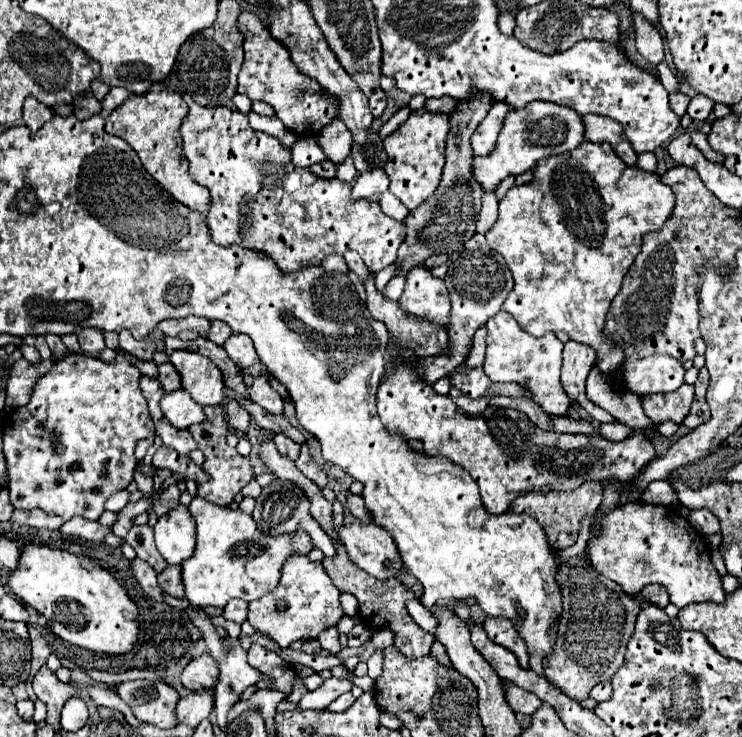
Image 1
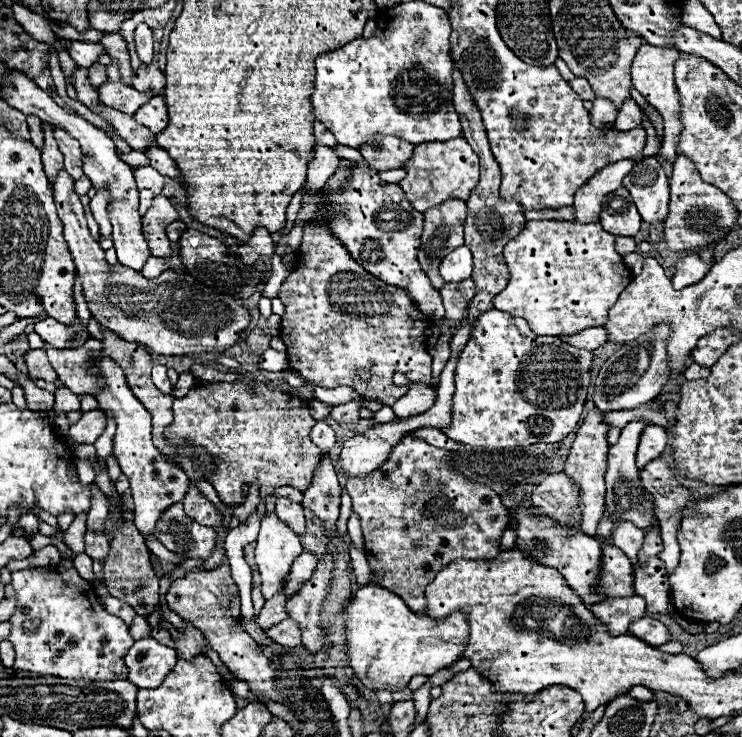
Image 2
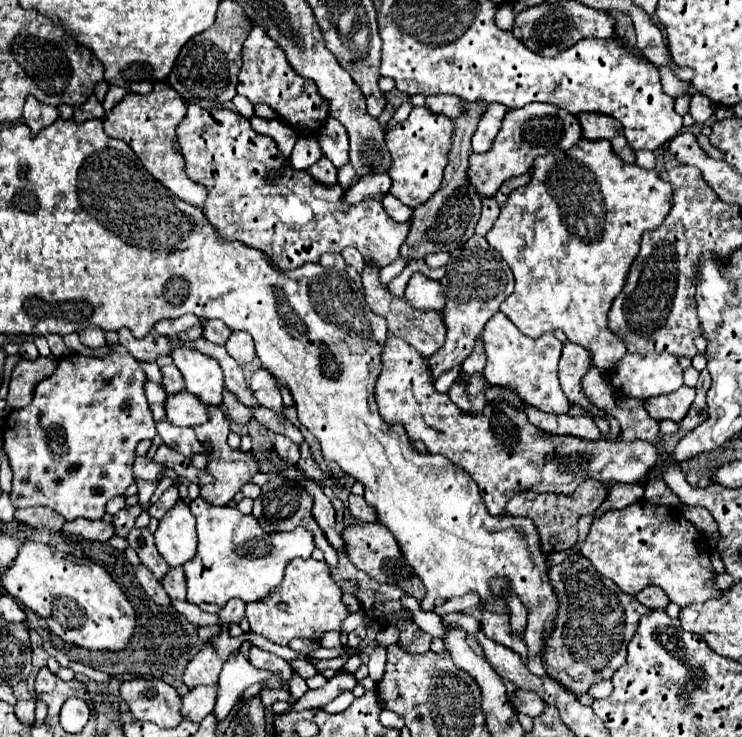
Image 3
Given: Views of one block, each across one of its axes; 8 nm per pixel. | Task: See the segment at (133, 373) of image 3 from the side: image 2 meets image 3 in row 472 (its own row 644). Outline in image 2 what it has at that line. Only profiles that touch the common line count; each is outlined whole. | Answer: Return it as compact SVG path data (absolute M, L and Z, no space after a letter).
M74 568L18 570L12 572L12 586L18 594L18 604L10 618L12 630L8 640L16 650L16 670L70 680L110 682L128 678L124 656L134 644L128 626L104 610L94 588Z

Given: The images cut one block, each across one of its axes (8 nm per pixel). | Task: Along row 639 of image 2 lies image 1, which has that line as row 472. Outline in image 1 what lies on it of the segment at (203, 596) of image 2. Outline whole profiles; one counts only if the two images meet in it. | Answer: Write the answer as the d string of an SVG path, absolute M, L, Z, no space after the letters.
M216 406L216 418L206 416L204 422L194 424L188 430L192 432L192 438L198 444L198 450L202 450L202 454L204 454L202 470L210 474L210 480L208 482L198 484L196 496L208 498L210 502L214 502L218 506L230 506L234 502L234 496L254 478L254 474L252 474L252 466L250 466L248 458L242 458L234 448L230 448L227 444L228 422L223 407Z

